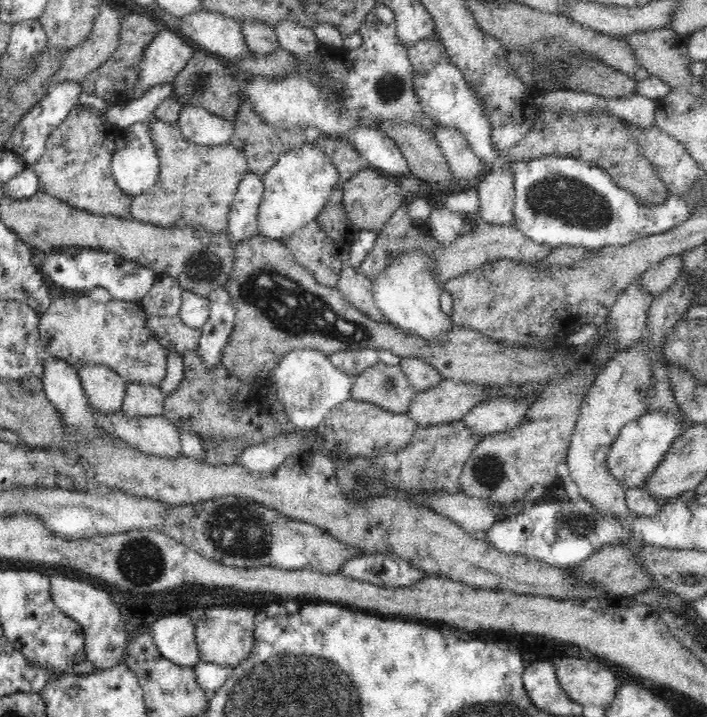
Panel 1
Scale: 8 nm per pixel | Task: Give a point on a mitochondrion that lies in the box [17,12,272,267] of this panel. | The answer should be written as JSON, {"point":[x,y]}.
{"point":[197,86]}

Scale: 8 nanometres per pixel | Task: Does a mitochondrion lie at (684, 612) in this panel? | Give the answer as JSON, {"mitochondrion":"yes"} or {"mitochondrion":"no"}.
{"mitochondrion":"no"}

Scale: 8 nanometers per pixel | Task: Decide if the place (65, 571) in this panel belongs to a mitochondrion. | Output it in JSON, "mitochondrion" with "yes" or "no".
{"mitochondrion":"no"}

